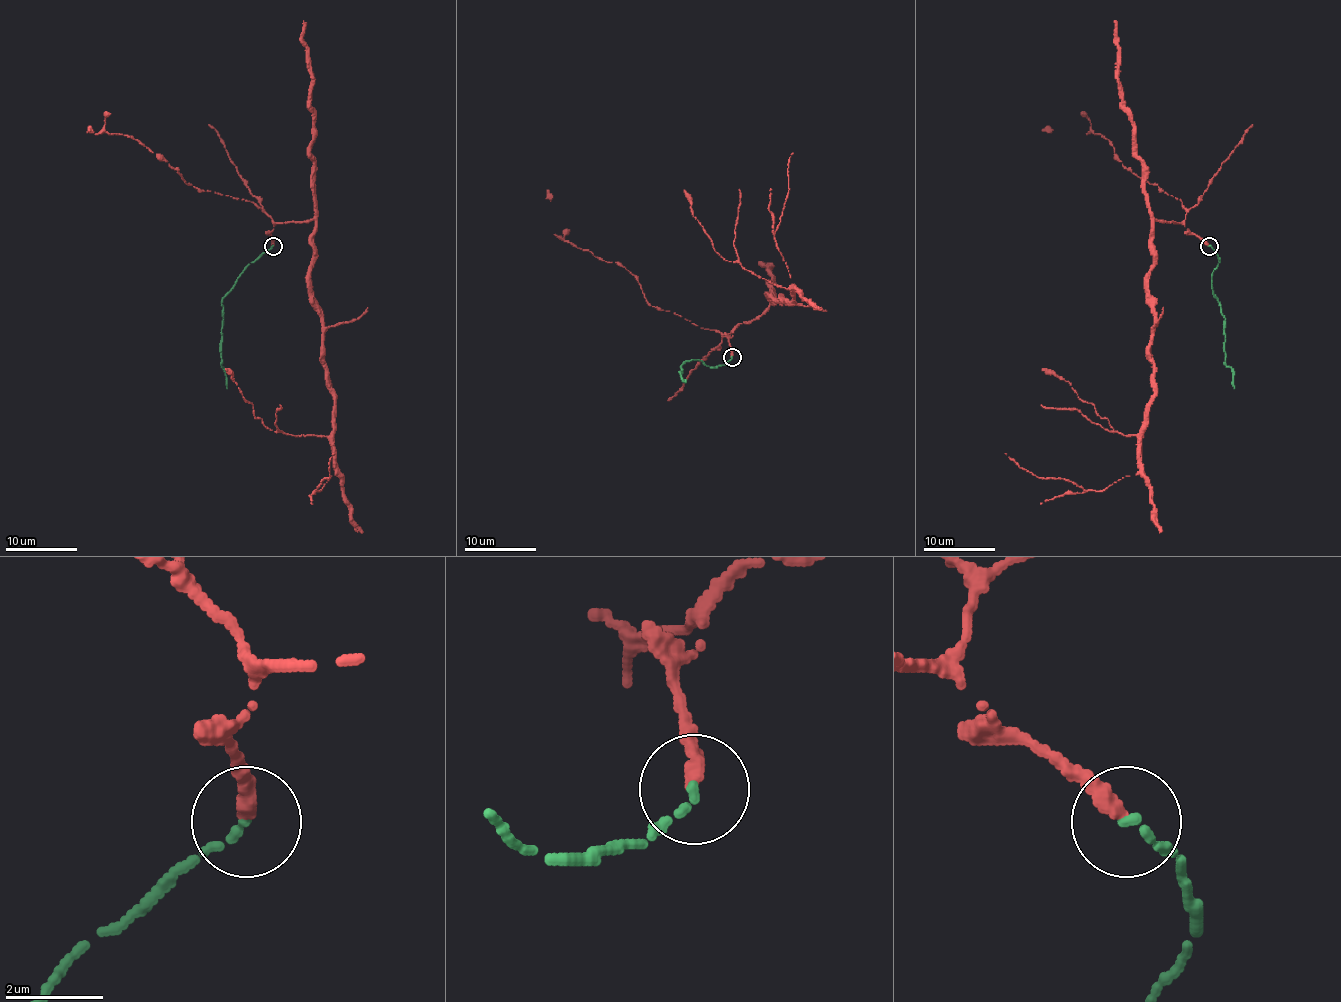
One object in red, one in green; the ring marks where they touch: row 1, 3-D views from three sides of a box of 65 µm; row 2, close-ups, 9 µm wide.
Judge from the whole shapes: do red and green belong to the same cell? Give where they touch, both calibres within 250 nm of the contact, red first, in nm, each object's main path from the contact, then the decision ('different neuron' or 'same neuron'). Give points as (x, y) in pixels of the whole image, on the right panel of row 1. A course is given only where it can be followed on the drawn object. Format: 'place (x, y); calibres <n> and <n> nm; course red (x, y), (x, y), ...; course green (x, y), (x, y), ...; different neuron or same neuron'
place (1209, 246); calibres 360 and 190 nm; course red (1209, 245), (1180, 224), (1153, 222), (1153, 395), (1139, 471), (1085, 491), (1038, 478), (1005, 453); course green (1209, 245), (1218, 256), (1211, 289), (1225, 319), (1225, 364), (1231, 368), (1234, 388); same neuron

